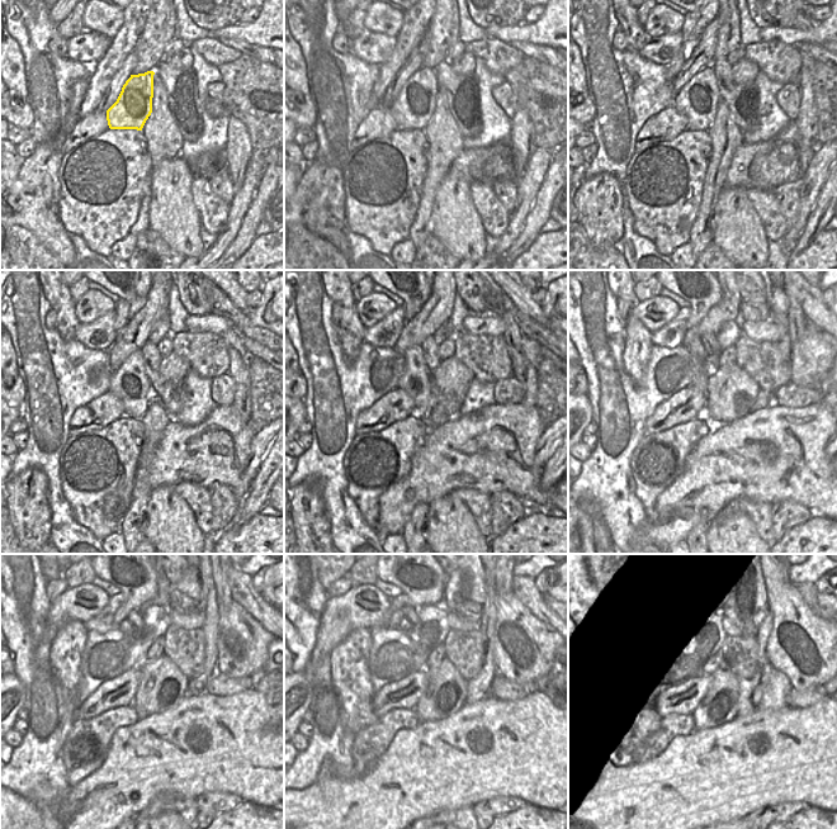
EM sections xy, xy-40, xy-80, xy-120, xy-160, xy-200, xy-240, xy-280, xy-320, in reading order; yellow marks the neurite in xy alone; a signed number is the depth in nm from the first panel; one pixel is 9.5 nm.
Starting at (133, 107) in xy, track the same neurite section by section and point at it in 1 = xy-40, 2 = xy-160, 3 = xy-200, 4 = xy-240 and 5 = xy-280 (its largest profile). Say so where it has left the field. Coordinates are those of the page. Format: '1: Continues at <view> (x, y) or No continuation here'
1: Continues at xy-40 (415, 104)
2: Continues at xy-160 (415, 379)
3: Continues at xy-200 (696, 347)
4: Continues at xy-240 (124, 626)
5: Continues at xy-280 (405, 625)

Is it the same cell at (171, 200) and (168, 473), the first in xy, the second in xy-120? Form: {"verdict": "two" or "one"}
{"verdict": "two"}

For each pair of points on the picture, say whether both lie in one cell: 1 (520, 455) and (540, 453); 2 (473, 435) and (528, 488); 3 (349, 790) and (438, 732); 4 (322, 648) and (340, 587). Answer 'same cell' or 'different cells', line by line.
1: different cells
2: same cell
3: same cell
4: different cells

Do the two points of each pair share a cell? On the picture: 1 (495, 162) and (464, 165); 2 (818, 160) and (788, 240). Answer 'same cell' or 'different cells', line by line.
1: same cell
2: same cell

